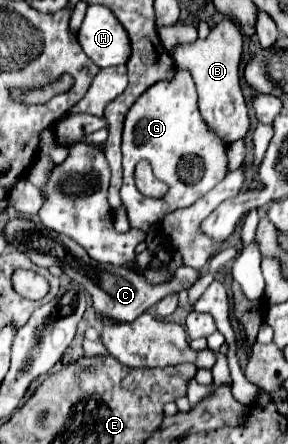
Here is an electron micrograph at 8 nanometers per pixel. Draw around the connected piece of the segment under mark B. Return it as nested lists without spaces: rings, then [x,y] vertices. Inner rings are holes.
[[[224,17],[220,23],[214,25],[214,29],[210,31],[206,39],[182,43],[170,51],[174,65],[188,69],[194,77],[194,83],[198,89],[198,105],[200,105],[200,113],[204,121],[208,123],[210,129],[214,129],[228,143],[242,139],[250,129],[250,115],[244,103],[240,75],[238,75],[238,65],[242,59],[242,45],[244,41],[242,41],[240,27],[232,19]]]

